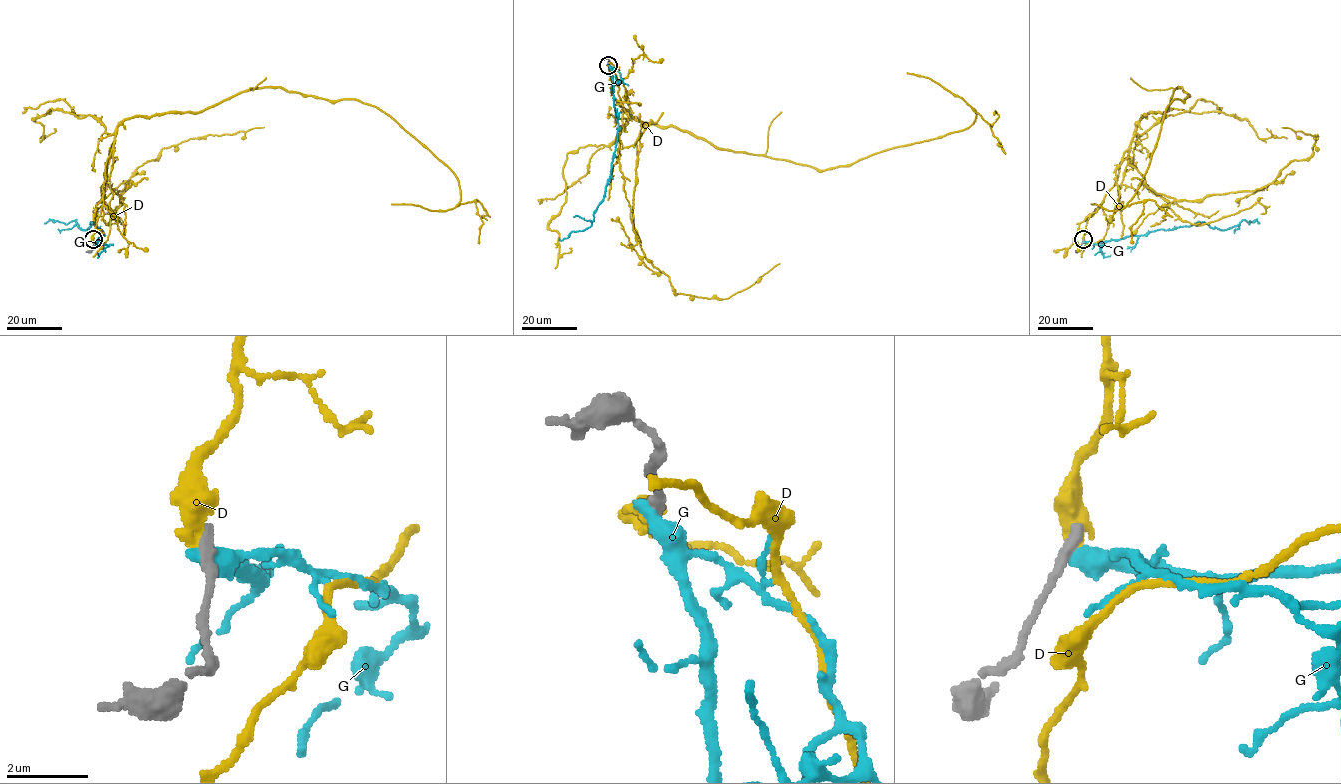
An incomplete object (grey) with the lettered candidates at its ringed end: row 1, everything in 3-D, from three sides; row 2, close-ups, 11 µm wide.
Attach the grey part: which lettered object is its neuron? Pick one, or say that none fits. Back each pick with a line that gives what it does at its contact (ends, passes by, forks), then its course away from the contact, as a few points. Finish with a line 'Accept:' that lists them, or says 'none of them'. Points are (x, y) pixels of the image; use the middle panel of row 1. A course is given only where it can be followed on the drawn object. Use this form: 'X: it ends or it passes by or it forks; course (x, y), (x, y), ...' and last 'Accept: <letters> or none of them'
Accept: none of them

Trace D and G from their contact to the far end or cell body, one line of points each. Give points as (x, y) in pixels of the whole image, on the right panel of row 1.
D: (1083, 241), (1136, 123), (1163, 112), (1181, 88), (1189, 95), (1167, 106), (1129, 201), (1116, 210), (1091, 203)
G: (1082, 241), (1107, 242), (1195, 223), (1225, 230), (1243, 220), (1249, 224), (1250, 221), (1257, 220), (1258, 223)

